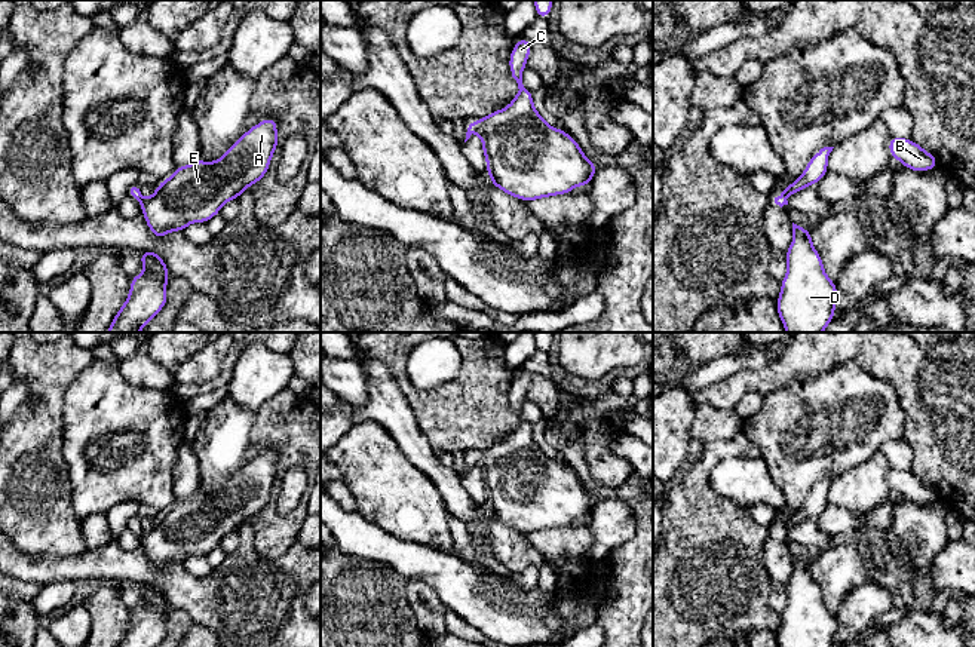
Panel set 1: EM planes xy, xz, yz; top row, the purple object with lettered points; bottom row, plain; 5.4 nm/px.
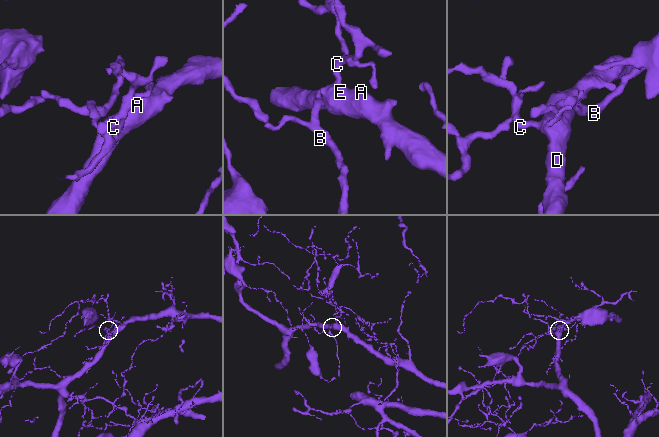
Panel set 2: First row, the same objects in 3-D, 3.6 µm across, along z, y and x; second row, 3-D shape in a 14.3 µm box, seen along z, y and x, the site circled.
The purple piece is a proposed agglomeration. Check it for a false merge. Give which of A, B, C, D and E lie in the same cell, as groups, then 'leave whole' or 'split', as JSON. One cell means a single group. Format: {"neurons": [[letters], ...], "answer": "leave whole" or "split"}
{"neurons": [["A", "B", "C", "D", "E"]], "answer": "leave whole"}

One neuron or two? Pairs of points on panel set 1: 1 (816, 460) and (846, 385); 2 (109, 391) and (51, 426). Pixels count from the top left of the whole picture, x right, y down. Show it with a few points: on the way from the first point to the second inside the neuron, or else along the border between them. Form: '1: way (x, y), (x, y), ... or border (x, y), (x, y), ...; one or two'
1: way (816, 441), (816, 435), (839, 413), (840, 404); one
2: border (70, 385), (63, 402), (63, 454); two

